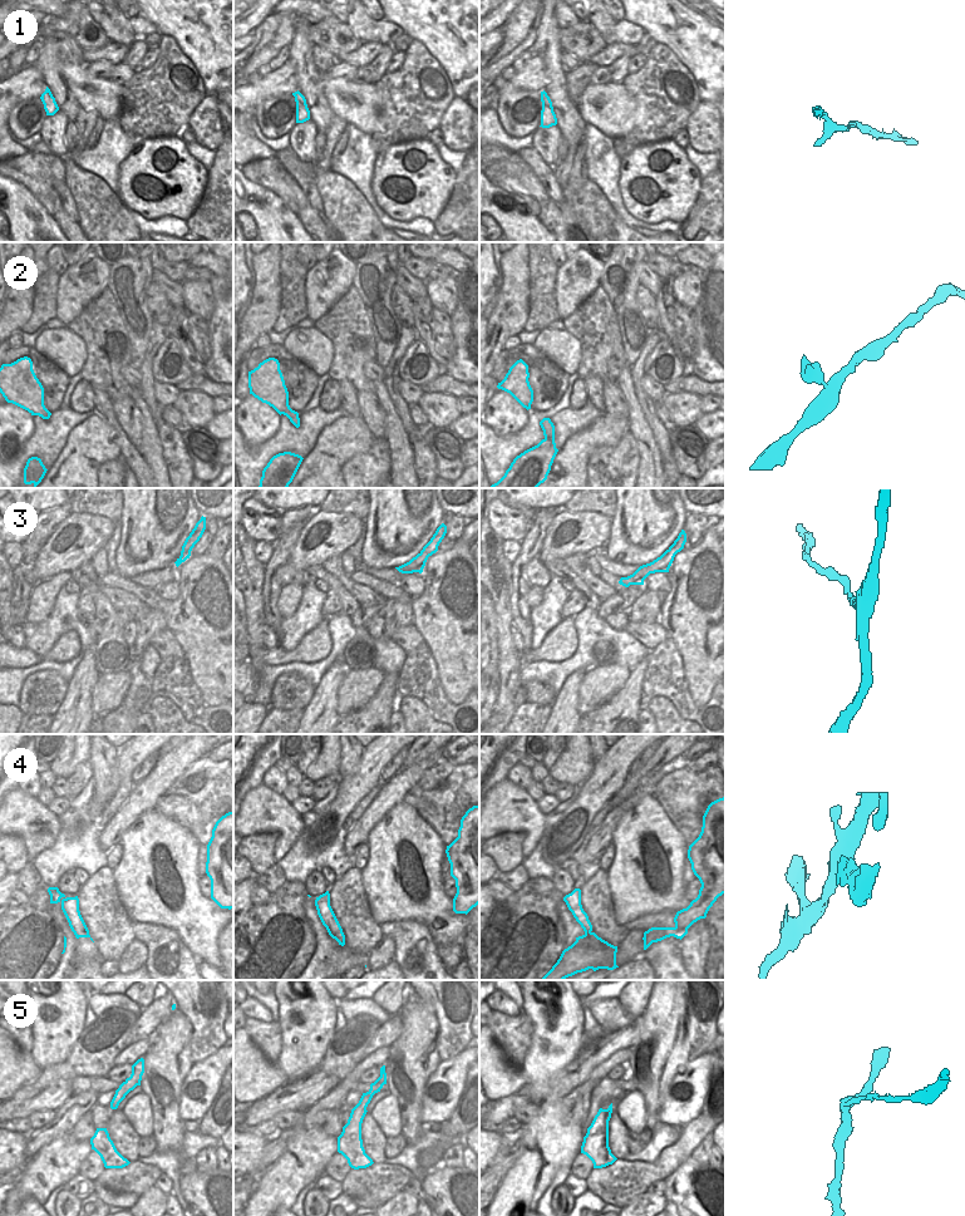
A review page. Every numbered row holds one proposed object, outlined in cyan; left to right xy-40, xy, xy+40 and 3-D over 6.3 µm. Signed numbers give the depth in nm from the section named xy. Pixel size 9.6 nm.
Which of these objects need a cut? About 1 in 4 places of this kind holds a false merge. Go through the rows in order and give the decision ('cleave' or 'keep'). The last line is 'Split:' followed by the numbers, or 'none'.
1: keep
2: keep
3: keep
4: keep
5: keep
Split: none

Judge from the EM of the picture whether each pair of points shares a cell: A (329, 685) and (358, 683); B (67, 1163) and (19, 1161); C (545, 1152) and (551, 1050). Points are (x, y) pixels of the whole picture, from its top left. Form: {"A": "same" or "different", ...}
{"A": "different", "B": "different", "C": "same"}

